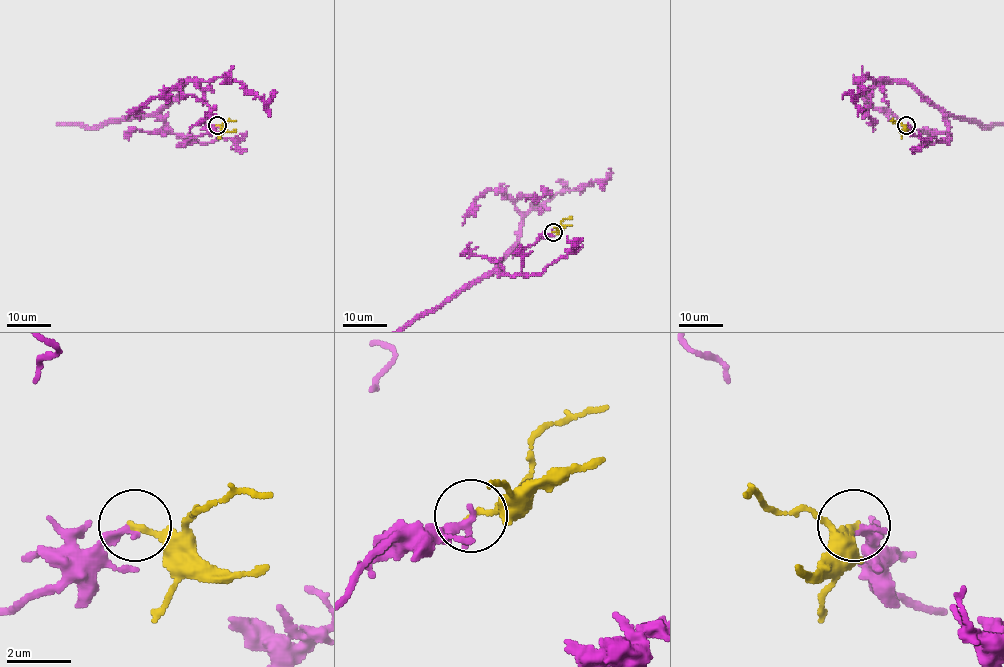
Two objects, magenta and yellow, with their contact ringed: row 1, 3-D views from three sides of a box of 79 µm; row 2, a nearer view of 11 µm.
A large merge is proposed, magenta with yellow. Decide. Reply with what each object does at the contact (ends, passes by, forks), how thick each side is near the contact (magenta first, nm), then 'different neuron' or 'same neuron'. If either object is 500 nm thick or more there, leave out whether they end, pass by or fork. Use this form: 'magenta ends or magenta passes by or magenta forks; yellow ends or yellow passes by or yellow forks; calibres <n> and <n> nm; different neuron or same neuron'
magenta ends; yellow ends; calibres 280 and 190 nm; different neuron

